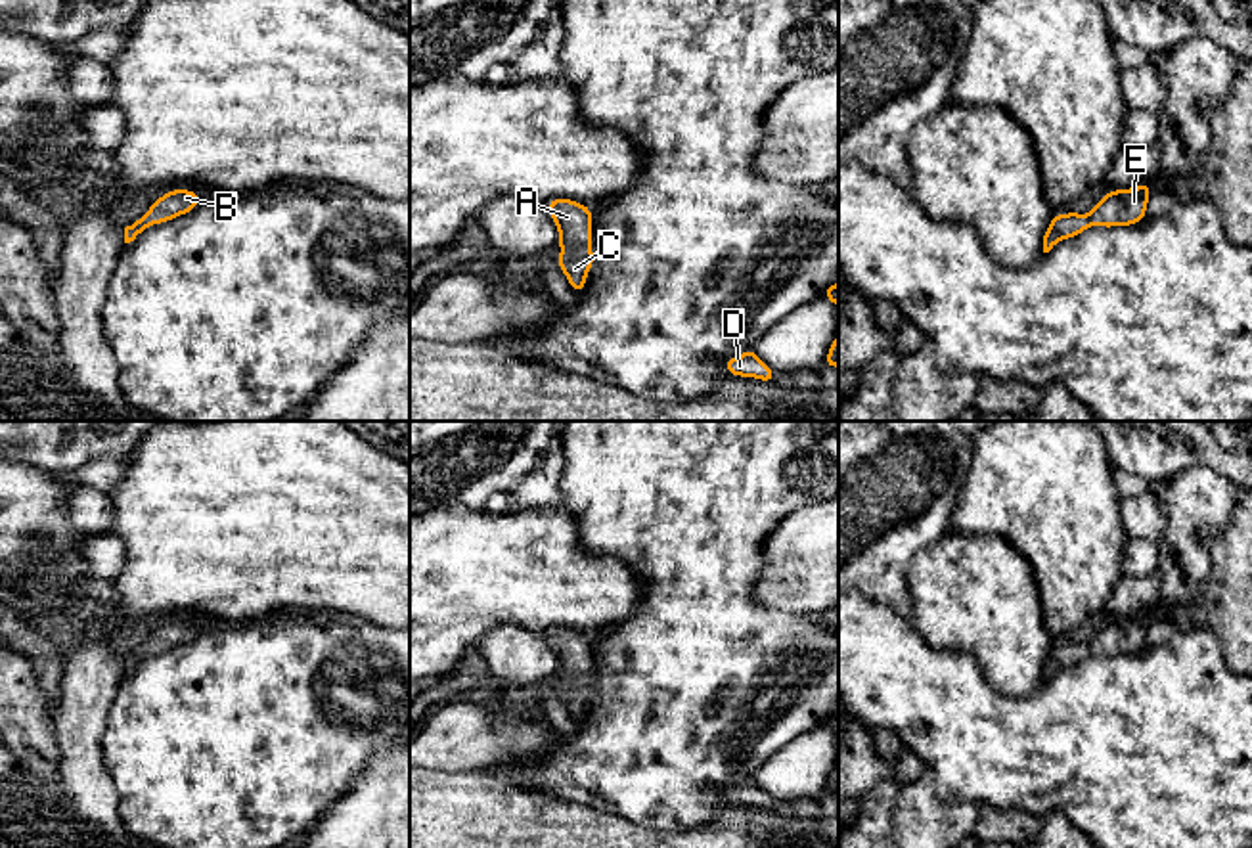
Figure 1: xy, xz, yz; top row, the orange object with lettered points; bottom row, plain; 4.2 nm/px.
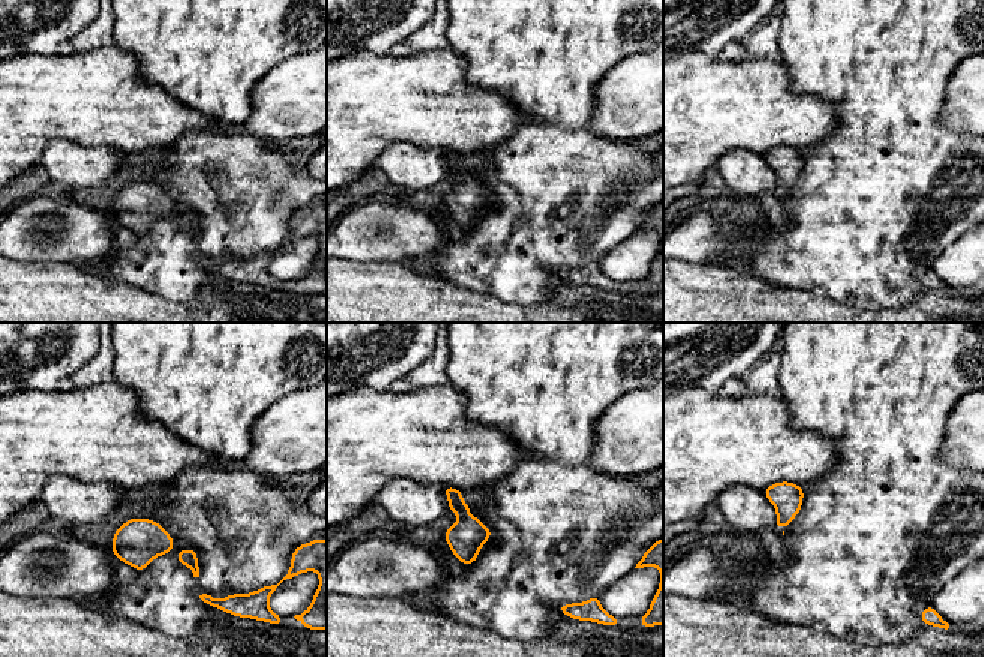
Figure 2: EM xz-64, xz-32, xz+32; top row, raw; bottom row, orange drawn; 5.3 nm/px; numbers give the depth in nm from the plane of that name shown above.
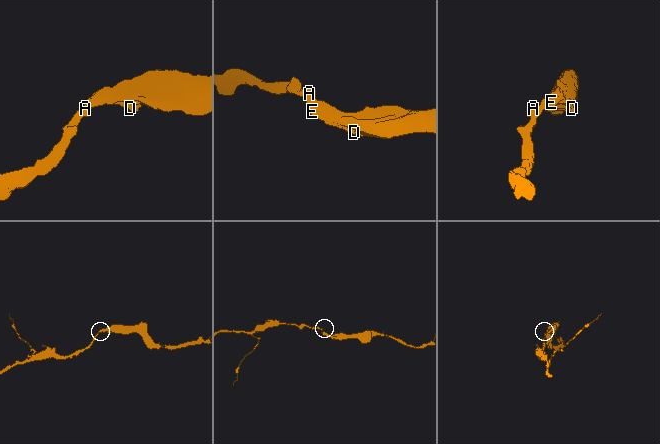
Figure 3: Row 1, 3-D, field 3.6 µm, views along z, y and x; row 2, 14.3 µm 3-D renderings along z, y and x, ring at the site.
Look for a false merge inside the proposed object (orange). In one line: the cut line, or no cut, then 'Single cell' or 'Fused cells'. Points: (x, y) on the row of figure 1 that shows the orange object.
No split. Single cell

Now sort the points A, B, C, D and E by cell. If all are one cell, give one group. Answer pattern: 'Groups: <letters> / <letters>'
Groups: A B C D E

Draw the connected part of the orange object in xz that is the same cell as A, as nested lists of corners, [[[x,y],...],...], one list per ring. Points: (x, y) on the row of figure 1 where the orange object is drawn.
[[[557,197],[548,201],[548,212],[559,230],[557,245],[563,253],[557,264],[576,293],[586,289],[588,272],[593,266],[592,239],[592,207]]]

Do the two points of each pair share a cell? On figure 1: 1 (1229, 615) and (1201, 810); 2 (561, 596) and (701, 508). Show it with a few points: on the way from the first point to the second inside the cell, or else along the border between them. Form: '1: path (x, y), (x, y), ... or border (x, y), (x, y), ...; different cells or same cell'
1: border (1207, 626), (1218, 640), (1222, 659), (1231, 670); different cells
2: border (579, 535), (588, 552), (621, 559), (642, 598); different cells

